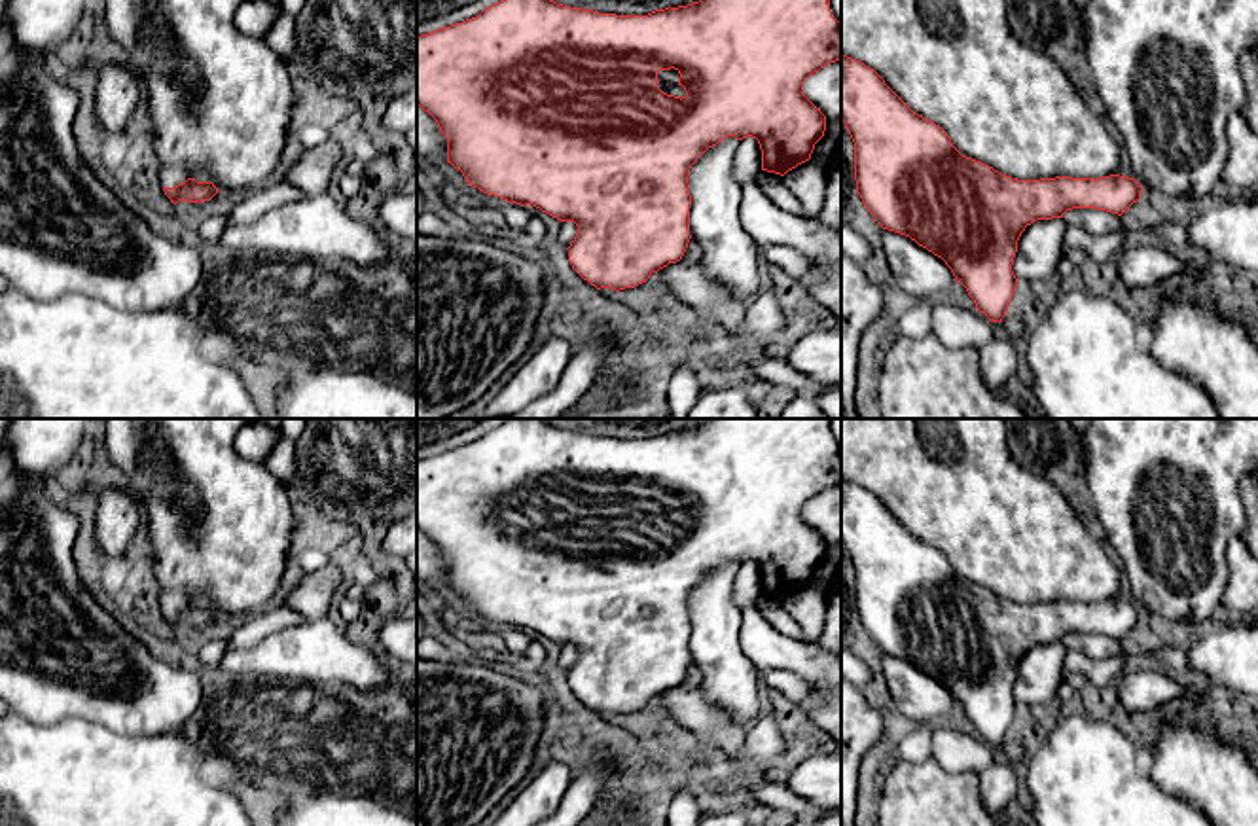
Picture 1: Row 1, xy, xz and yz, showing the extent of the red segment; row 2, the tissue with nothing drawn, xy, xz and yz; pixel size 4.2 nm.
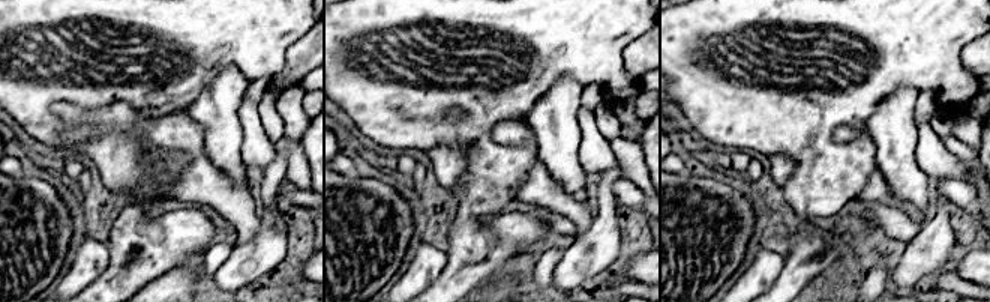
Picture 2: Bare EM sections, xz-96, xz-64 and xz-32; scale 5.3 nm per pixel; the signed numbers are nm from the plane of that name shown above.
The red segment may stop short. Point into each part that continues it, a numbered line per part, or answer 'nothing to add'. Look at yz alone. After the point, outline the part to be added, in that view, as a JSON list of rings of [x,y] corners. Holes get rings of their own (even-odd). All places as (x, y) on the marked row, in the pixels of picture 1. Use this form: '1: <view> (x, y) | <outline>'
1: yz (1168, 72) | [[[1087,0],[1082,19],[1091,80],[1123,136],[1135,180],[1171,197],[1209,201],[1228,159],[1226,123],[1249,102],[1241,59],[1258,47],[1258,0]]]

